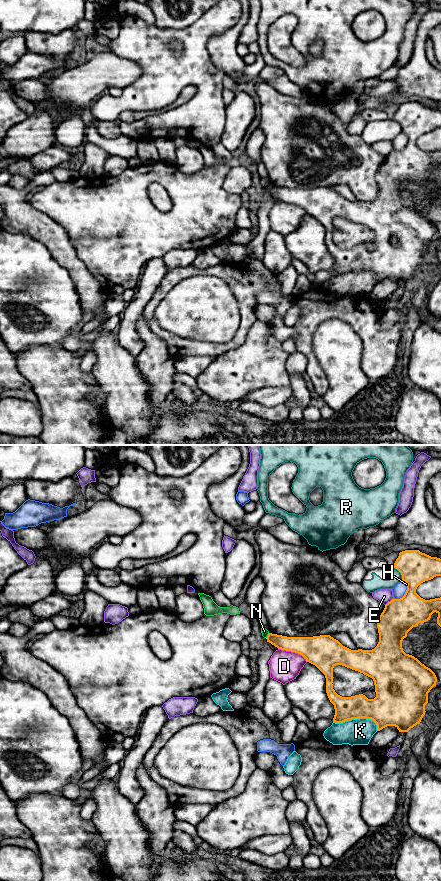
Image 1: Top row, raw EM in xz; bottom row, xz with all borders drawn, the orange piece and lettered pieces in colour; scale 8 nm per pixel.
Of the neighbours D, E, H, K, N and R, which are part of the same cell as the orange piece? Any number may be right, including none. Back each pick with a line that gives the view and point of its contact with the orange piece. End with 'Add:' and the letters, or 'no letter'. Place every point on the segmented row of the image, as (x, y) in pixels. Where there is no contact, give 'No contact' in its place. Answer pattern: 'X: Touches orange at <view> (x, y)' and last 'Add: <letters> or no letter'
Add: no letter

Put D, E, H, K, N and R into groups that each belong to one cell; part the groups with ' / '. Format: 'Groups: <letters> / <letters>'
Groups: D / E / H / K / N / R

